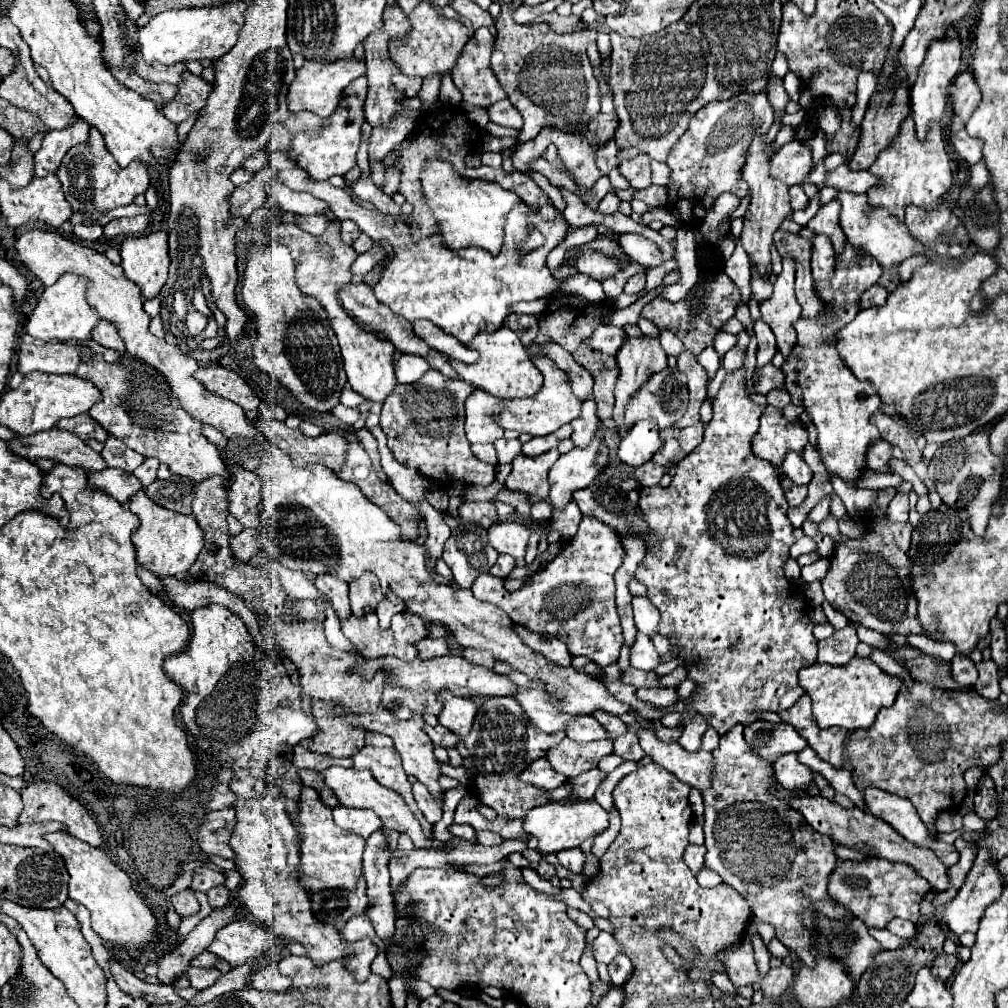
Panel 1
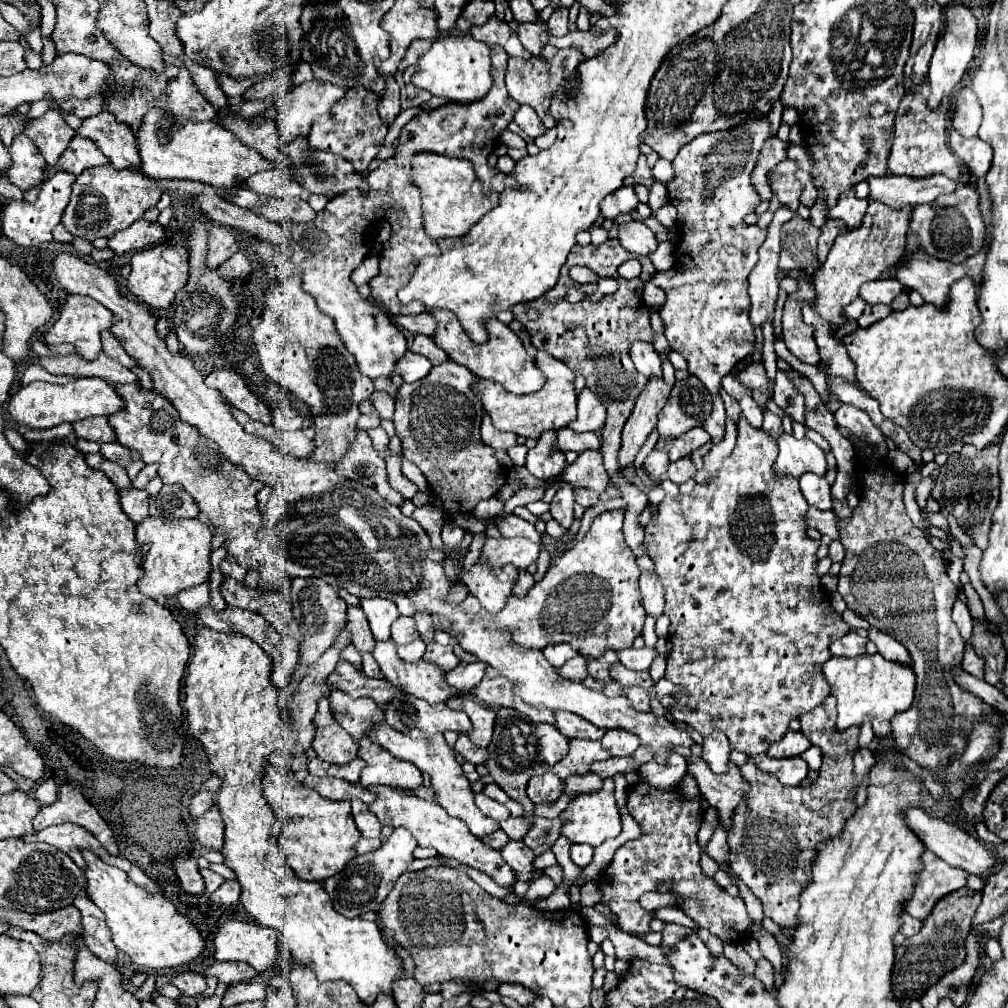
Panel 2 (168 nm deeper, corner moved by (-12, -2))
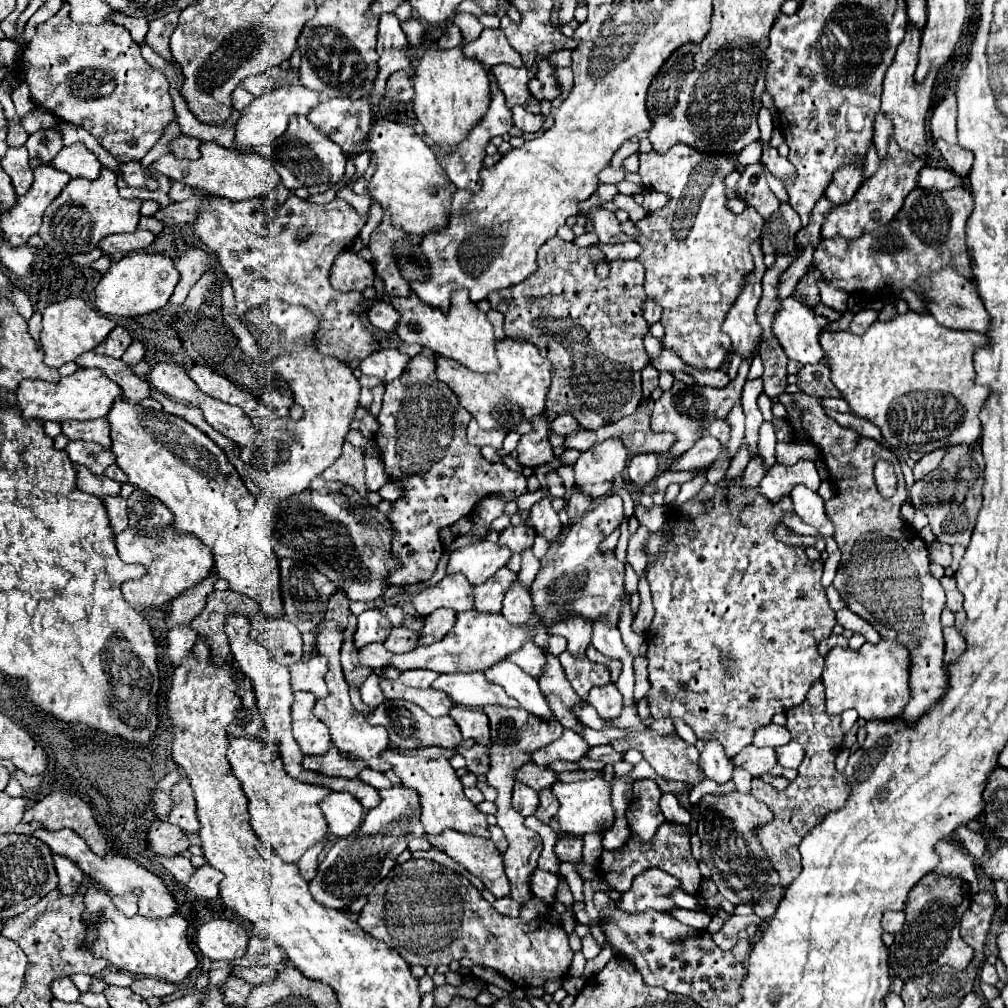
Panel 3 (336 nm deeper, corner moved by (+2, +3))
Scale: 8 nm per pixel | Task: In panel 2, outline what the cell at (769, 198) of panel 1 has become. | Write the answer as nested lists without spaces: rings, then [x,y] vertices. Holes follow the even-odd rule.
[[[786,206],[776,210],[772,224],[768,226],[768,236],[760,246],[760,260],[748,276],[748,294],[752,300],[750,322],[762,328],[762,324],[774,320],[774,304],[778,298],[778,256],[780,256],[780,232],[782,226],[794,216]]]

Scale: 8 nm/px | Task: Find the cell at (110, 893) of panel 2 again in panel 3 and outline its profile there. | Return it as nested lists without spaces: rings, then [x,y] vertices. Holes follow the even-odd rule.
[[[88,885],[84,893],[84,905],[84,921],[96,929],[92,953],[96,957],[108,959],[110,965],[130,973],[158,977],[170,983],[180,983],[198,965],[198,959],[188,941],[188,923],[182,915],[174,913],[160,919],[142,915],[126,917],[114,907],[112,897],[100,885]]]

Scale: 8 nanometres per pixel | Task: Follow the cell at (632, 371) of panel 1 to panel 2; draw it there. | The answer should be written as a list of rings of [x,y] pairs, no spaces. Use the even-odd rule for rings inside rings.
[[[650,378],[644,392],[638,396],[634,412],[622,430],[622,444],[618,450],[618,462],[622,462],[622,470],[634,464],[640,446],[656,428],[658,412],[666,404],[668,394],[670,384],[666,384],[662,378]]]

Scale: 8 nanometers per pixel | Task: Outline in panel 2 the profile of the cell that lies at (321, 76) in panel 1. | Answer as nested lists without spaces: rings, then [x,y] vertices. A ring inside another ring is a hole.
[[[310,80],[292,88],[282,98],[278,98],[276,128],[278,128],[280,142],[286,144],[298,136],[306,136],[312,128],[314,116],[330,112],[330,108],[344,94],[346,90],[334,84],[320,84],[316,80]]]

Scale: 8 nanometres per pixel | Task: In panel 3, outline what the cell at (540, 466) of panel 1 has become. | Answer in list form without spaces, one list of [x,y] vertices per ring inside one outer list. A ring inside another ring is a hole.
[[[536,417],[536,421],[532,421],[532,431],[520,437],[516,451],[518,451],[518,463],[522,467],[538,467],[554,459],[552,445],[548,441],[546,417]]]

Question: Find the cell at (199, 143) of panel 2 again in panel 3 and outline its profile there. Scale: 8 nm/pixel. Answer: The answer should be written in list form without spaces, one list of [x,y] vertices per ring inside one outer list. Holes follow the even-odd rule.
[[[206,141],[200,145],[200,159],[184,159],[174,153],[168,153],[154,161],[150,165],[152,171],[158,171],[172,181],[182,181],[184,185],[190,185],[202,193],[210,195],[220,195],[232,201],[242,201],[242,199],[252,199],[252,197],[264,197],[268,195],[276,185],[280,185],[280,177],[276,169],[268,163],[268,159],[260,153],[246,153],[246,151],[236,151],[236,149],[226,149],[218,145],[216,141]]]

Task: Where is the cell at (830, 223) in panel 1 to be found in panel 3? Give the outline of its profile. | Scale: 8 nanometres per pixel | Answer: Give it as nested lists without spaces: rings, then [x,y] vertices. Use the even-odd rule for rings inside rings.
[[[848,165],[848,169],[838,169],[836,171],[836,177],[830,181],[824,195],[834,205],[848,203],[854,197],[854,193],[858,191],[858,187],[862,185],[862,181],[864,181],[862,167],[856,169],[856,165]]]

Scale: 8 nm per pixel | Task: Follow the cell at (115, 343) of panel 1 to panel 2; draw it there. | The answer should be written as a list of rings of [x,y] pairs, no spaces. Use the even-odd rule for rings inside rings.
[[[110,330],[102,332],[102,352],[104,352],[106,356],[110,356],[112,360],[120,362],[120,364],[122,364],[122,366],[126,366],[126,368],[136,366],[134,358],[130,358],[130,356],[126,354],[126,350],[122,348],[122,344],[118,342],[118,338],[116,338]]]

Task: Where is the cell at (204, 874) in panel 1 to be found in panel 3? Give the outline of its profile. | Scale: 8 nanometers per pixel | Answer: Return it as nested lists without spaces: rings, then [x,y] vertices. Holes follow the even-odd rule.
[[[178,855],[178,857],[170,857],[170,859],[166,859],[166,857],[158,857],[160,859],[160,863],[180,881],[180,883],[188,883],[190,881],[190,877],[194,875],[194,867],[192,867],[192,863],[190,863],[190,859],[186,859],[184,855]]]

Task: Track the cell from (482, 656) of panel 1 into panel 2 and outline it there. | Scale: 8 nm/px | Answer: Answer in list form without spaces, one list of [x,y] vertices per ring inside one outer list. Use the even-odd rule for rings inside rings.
[[[480,660],[478,662],[460,662],[454,670],[446,672],[444,678],[454,688],[470,690],[470,688],[474,688],[482,680],[484,668],[486,668],[486,664],[480,662]]]

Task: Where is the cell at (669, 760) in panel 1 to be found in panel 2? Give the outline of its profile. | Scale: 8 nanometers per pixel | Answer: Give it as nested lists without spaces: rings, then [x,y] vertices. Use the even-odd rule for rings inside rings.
[[[692,758],[688,772],[698,780],[700,794],[718,812],[718,820],[724,830],[730,830],[730,816],[734,814],[738,802],[746,796],[746,780],[742,778],[738,766],[730,762],[728,774],[712,774],[702,758]]]

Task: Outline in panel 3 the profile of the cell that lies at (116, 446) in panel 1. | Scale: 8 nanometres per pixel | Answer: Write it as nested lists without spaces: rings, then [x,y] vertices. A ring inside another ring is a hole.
[[[70,441],[66,453],[70,455],[72,463],[86,465],[94,475],[102,475],[106,467],[116,461],[116,457],[112,457],[112,451],[88,441]]]

